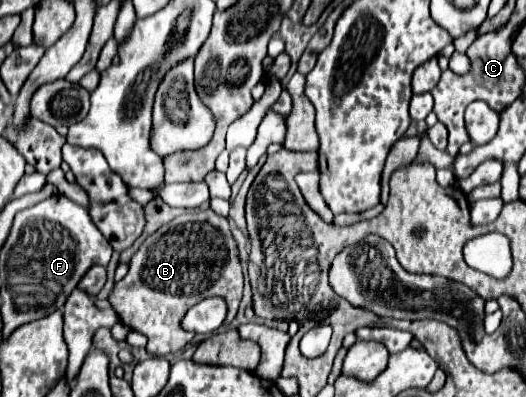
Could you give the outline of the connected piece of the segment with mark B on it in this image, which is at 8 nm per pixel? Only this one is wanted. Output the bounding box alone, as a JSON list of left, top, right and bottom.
[109,209,243,357]

